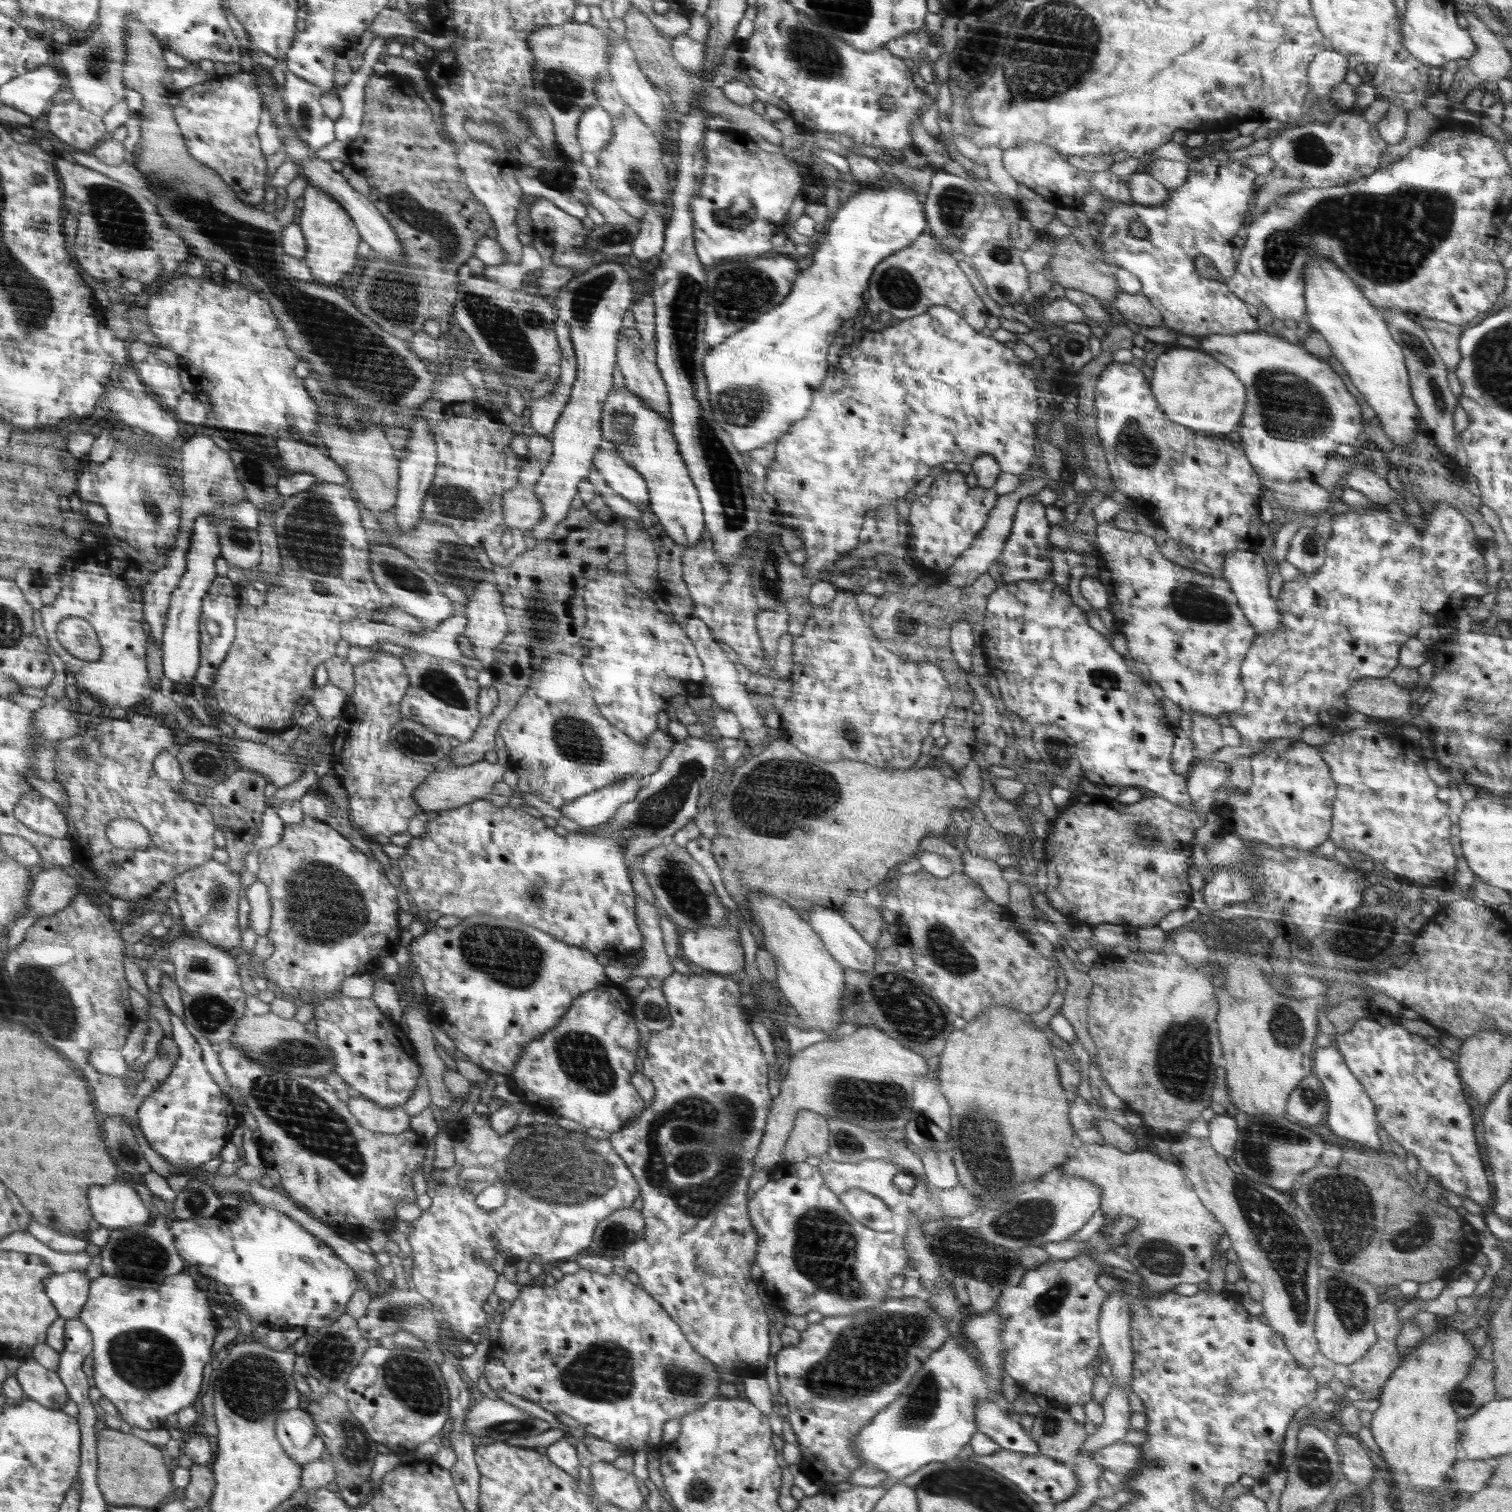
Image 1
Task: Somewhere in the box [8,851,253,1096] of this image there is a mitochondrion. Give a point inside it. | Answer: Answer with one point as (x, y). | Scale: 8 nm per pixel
(44, 995)

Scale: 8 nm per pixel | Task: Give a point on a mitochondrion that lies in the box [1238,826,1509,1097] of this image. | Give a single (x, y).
(1364, 939)

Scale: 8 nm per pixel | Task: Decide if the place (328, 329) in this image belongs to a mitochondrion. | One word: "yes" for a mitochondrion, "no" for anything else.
yes

